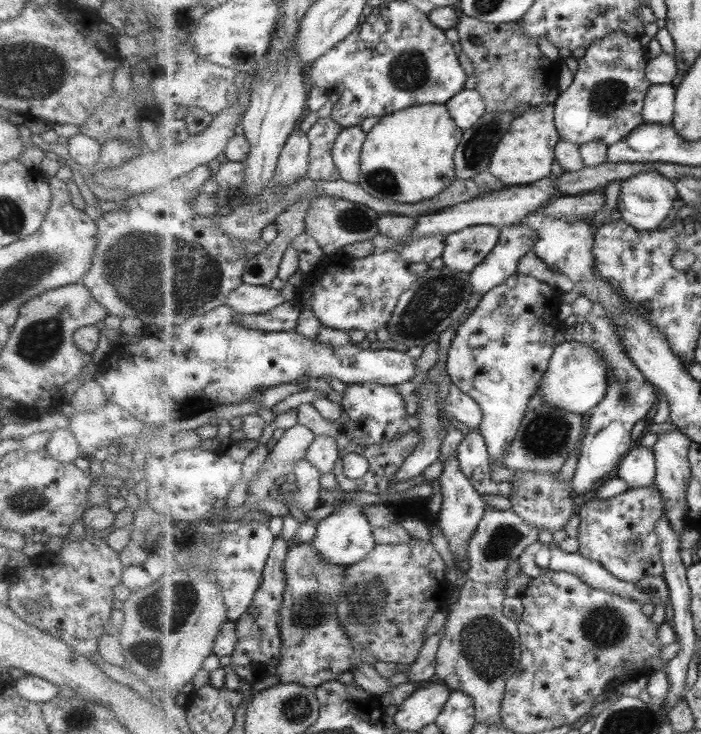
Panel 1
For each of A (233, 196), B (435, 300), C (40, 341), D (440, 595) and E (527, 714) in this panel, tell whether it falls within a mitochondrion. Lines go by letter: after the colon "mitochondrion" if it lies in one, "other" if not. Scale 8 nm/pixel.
A: other
B: mitochondrion
C: mitochondrion
D: other
E: other

